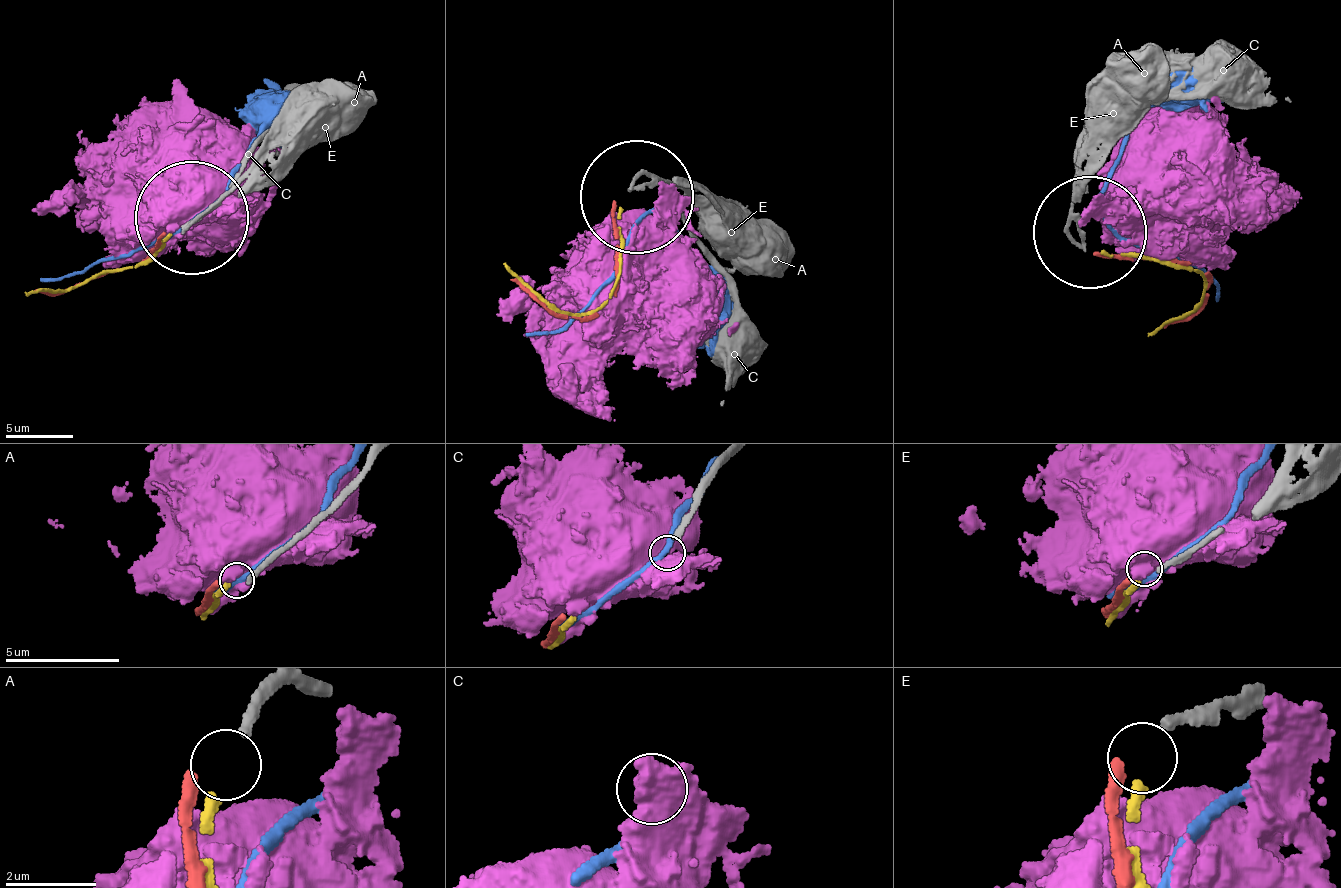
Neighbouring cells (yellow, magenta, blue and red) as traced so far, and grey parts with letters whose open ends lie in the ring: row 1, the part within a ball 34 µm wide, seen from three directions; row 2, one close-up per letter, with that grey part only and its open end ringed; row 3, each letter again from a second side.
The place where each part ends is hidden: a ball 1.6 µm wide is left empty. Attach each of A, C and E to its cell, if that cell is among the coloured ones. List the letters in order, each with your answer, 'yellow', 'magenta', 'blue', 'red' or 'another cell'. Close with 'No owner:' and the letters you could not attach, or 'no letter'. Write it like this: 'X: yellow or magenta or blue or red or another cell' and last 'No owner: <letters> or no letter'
A: yellow
C: another cell
E: red
No owner: C

